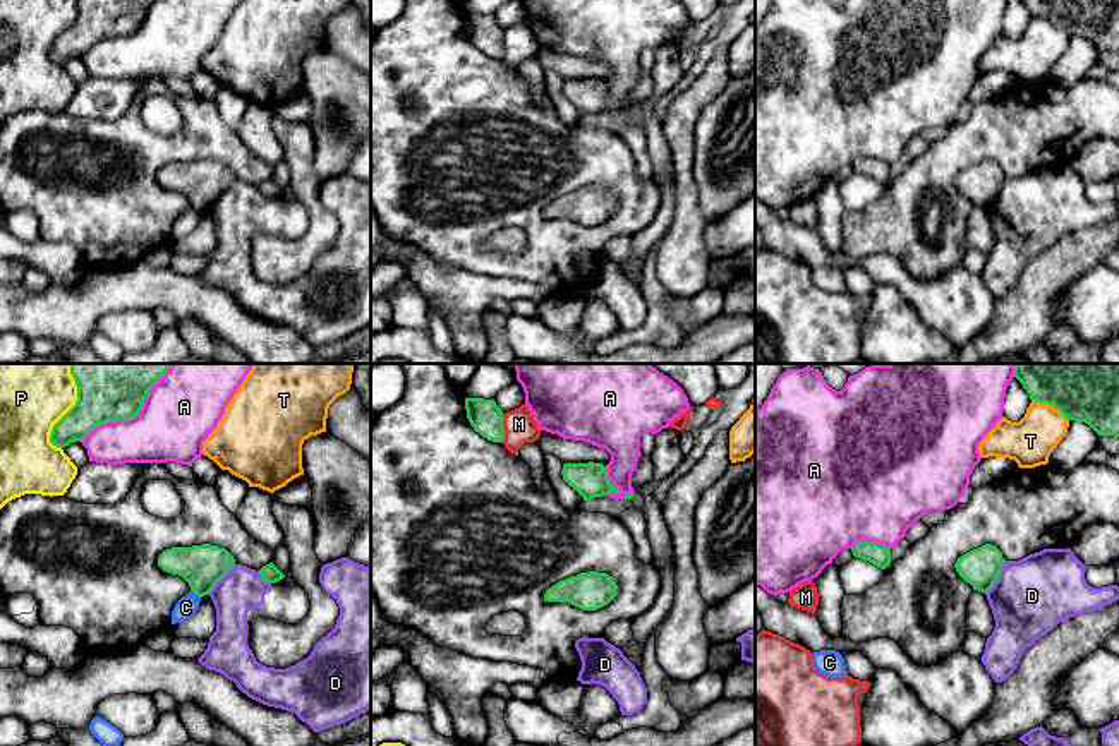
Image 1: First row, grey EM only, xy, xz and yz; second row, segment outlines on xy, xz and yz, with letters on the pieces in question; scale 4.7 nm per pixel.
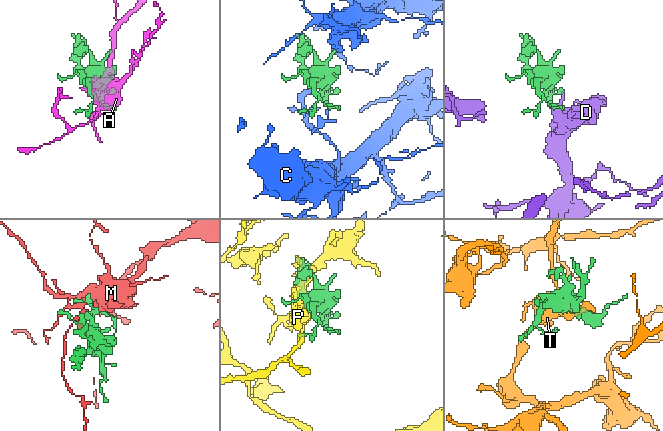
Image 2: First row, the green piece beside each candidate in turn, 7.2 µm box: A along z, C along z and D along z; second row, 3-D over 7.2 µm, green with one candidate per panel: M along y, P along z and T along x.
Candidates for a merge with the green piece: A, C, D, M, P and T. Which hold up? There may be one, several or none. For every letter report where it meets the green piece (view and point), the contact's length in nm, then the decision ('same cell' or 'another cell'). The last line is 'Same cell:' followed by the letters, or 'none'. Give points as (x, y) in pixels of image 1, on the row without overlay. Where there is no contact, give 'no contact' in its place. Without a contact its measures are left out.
A: xy (122, 35) | 440 nm | another cell
C: xy (196, 210) | 60 nm | another cell
D: yz (998, 192) | 190 nm | another cell
M: xz (502, 43) | 140 nm | another cell
P: xy (62, 33) | 320 nm | another cell
T: yz (1051, 19) | 200 nm | another cell
Same cell: none

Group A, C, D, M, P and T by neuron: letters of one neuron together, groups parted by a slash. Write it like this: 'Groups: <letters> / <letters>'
Groups: A / C / D / M / P / T

